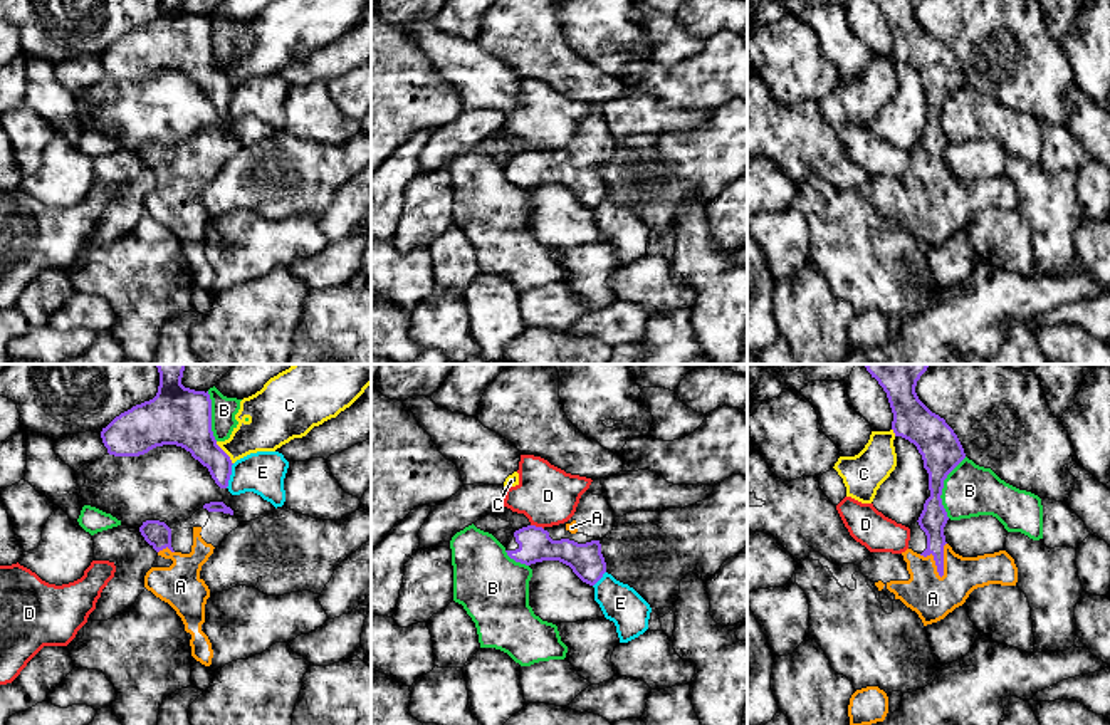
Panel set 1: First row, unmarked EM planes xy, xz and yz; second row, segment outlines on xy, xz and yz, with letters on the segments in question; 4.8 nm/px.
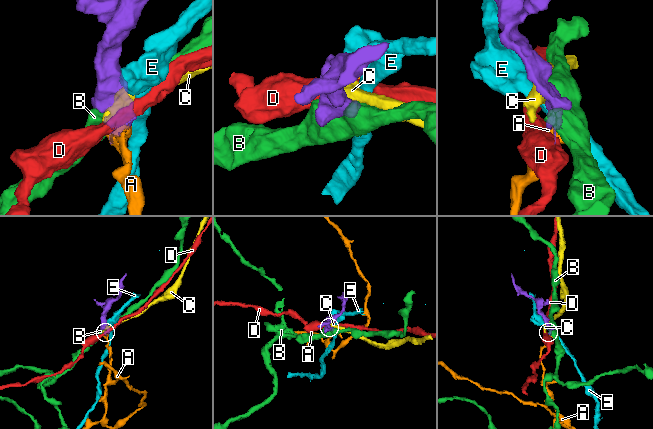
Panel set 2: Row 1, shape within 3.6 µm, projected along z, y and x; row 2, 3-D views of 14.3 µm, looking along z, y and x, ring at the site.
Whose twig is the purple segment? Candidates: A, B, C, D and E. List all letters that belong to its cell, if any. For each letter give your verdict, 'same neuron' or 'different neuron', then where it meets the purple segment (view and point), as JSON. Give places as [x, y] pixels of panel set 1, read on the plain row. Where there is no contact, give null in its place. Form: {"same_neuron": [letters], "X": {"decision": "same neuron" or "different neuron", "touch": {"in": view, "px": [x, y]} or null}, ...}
{"same_neuron": ["A"], "A": {"decision": "same neuron", "touch": {"in": "yz", "px": [942, 185]}}, "B": {"decision": "different neuron", "touch": {"in": "yz", "px": [942, 111]}}, "C": {"decision": "different neuron", "touch": {"in": "xy", "px": [225, 78]}}, "D": {"decision": "different neuron", "touch": {"in": "xz", "px": [538, 151]}}, "E": {"decision": "different neuron", "touch": {"in": "xy", "px": [230, 98]}}}

